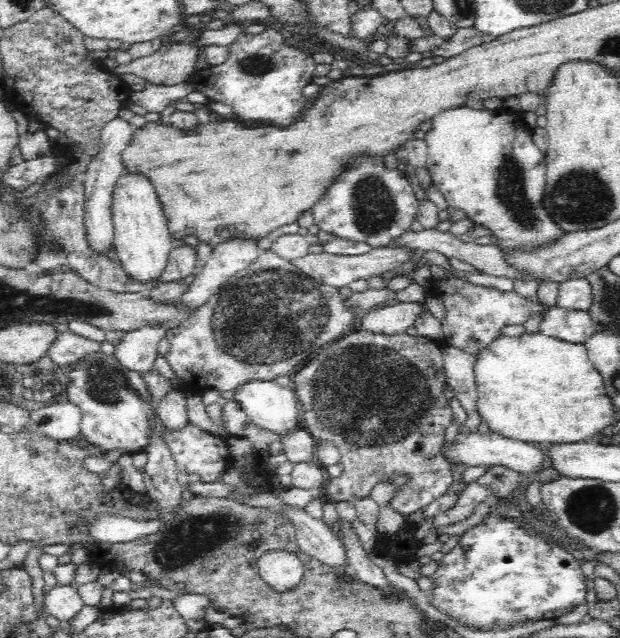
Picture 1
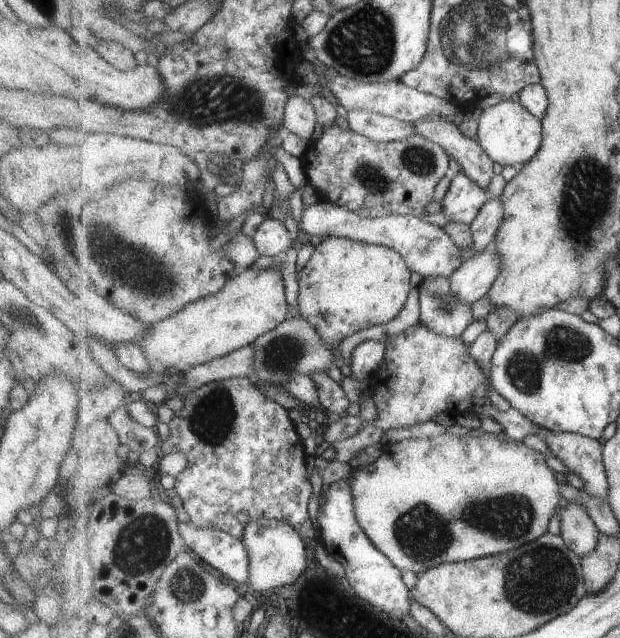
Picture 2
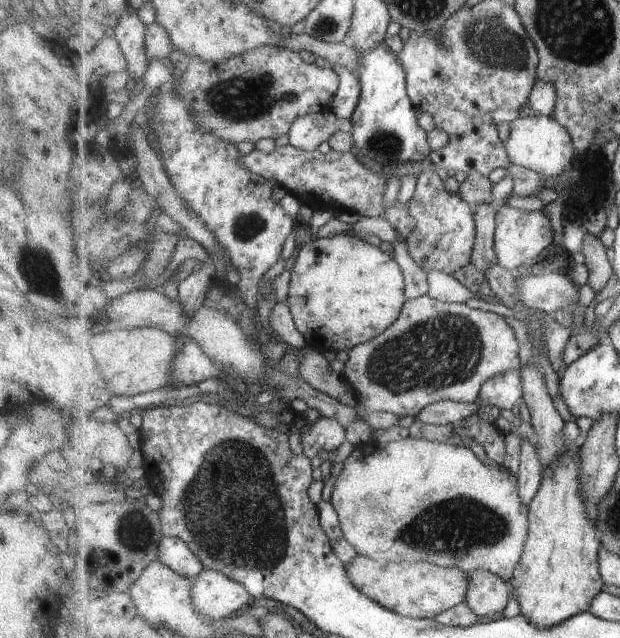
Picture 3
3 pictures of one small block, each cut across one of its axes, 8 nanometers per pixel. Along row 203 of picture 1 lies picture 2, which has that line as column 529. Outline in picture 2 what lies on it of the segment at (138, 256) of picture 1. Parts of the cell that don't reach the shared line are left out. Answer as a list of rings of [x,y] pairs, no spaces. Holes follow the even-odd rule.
[[[502,100],[494,106],[486,107],[479,112],[478,124],[478,141],[494,162],[502,166],[520,169],[524,164],[529,164],[543,146],[542,120],[527,110],[520,101]]]

